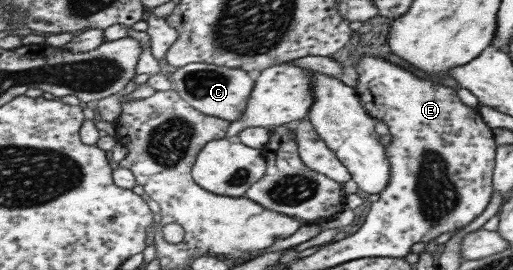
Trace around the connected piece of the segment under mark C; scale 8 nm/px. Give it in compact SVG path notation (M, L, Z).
M191 63L190 66L177 68L170 80L173 89L191 103L192 107L203 111L206 115L228 119L230 122L238 121L244 115L252 91L255 90L255 81L247 71L209 63Z

